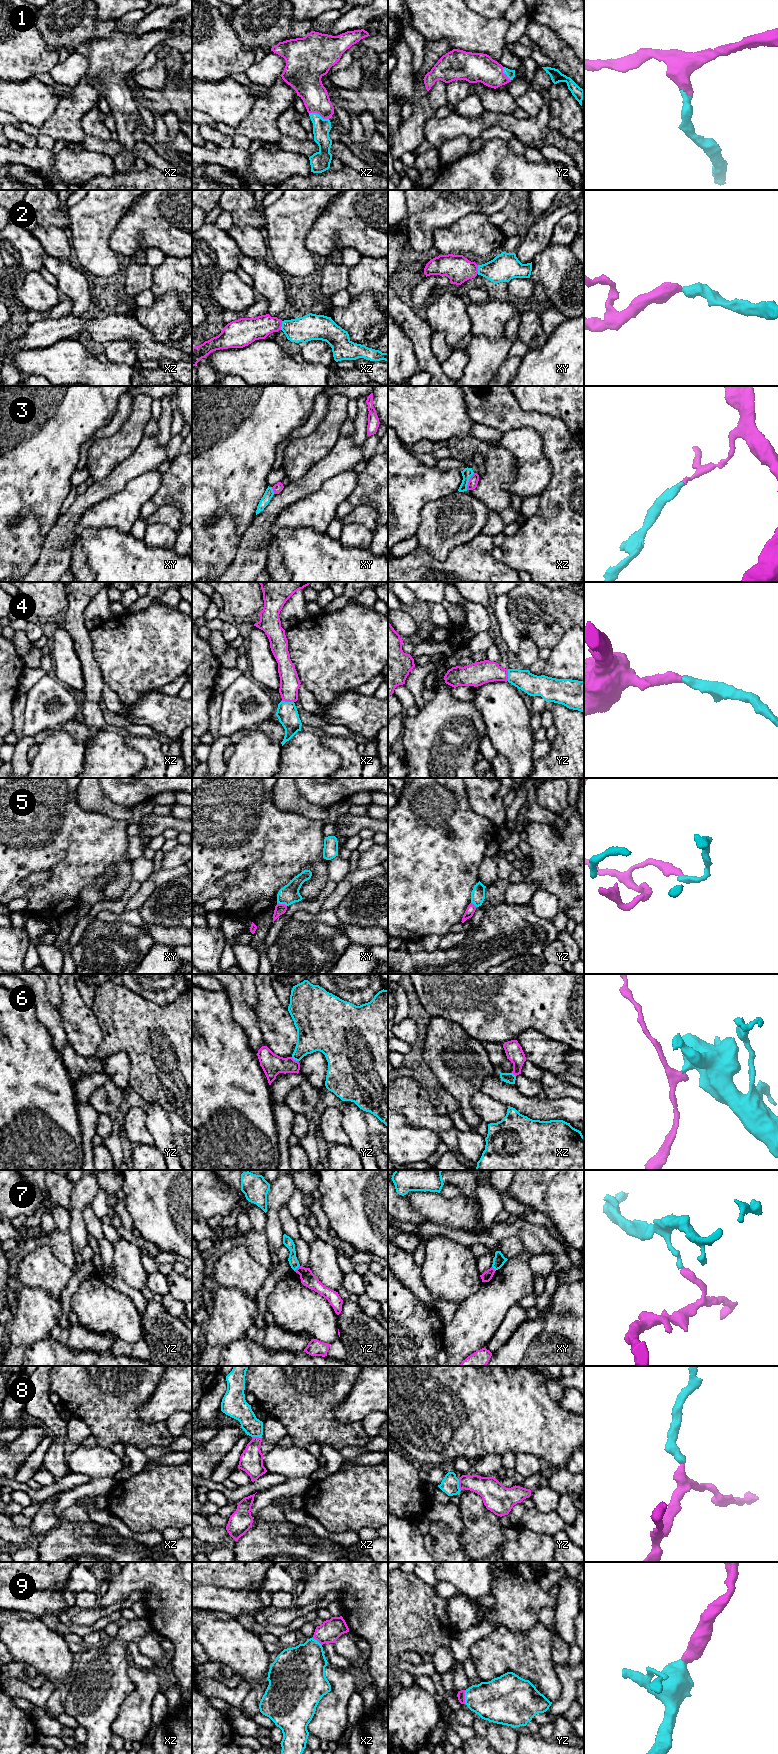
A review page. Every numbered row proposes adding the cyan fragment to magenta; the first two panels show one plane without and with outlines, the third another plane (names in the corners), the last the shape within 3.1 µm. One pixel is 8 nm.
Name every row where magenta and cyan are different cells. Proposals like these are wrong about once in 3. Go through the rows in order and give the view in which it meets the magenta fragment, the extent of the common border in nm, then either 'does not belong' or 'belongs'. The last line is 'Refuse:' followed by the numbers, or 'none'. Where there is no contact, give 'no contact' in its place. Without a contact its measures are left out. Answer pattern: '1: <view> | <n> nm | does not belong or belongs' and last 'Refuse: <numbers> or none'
1: xz | 170 nm | belongs
2: xz | 70 nm | belongs
3: xz | 150 nm | does not belong
4: xz | 100 nm | belongs
5: xy | 90 nm | does not belong
6: yz | 70 nm | does not belong
7: yz | 60 nm | does not belong
8: yz | 100 nm | belongs
9: yz | 110 nm | belongs
Refuse: 3, 5, 6, 7

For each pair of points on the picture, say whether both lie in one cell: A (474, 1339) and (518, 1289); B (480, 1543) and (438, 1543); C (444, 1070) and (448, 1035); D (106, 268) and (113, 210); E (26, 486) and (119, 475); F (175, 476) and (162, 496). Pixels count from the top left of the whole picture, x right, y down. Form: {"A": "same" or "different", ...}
{"A": "same", "B": "different", "C": "same", "D": "same", "E": "different", "F": "same"}

